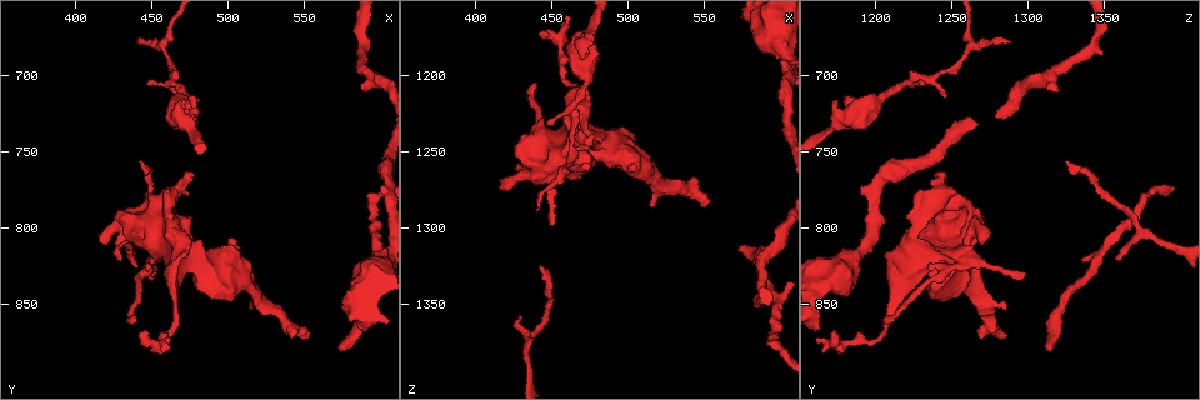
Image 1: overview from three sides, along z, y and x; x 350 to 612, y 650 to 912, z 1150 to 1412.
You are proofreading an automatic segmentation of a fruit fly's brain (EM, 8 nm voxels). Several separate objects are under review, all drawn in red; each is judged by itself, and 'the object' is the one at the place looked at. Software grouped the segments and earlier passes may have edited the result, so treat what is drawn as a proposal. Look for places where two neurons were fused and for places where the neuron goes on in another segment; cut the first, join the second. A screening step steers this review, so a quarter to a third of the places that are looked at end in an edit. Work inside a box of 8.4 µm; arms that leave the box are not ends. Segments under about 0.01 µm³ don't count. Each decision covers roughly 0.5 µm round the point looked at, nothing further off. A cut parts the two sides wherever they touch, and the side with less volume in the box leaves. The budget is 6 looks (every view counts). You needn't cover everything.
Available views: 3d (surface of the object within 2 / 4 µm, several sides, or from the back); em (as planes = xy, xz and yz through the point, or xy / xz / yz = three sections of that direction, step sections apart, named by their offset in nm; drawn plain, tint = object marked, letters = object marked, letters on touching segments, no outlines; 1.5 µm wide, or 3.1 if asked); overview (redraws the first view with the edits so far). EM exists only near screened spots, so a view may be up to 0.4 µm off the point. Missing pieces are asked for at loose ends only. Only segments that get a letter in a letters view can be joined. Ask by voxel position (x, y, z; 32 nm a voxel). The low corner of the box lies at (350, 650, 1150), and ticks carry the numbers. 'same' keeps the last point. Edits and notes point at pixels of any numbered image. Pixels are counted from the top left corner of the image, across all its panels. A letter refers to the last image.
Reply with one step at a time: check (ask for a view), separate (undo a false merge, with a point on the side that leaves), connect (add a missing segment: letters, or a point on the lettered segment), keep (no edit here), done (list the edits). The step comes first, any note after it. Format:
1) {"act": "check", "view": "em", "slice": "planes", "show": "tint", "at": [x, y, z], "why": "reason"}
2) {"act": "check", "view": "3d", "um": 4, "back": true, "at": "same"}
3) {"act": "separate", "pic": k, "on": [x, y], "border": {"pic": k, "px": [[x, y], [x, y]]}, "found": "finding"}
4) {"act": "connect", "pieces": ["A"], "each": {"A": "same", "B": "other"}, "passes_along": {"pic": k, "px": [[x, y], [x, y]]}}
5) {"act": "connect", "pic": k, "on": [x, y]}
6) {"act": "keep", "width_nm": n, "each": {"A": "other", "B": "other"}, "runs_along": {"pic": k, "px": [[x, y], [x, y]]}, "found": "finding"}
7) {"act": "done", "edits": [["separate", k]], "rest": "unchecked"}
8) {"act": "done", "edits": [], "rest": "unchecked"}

{"act": "check", "view": "em", "slice": "planes", "show": "tint", "at": [444, 868, 1172], "why": "thin end"}

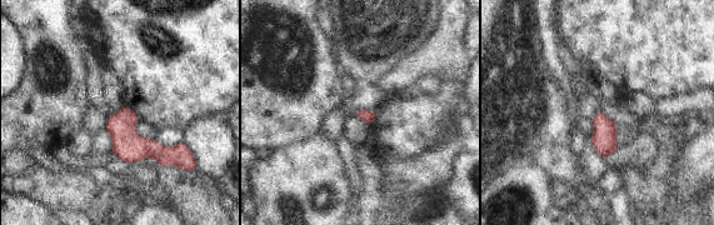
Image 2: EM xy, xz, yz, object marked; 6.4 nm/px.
{"act": "check", "view": "em", "slice": "planes", "show": "letters", "at": "same", "why": "what lies round it"}

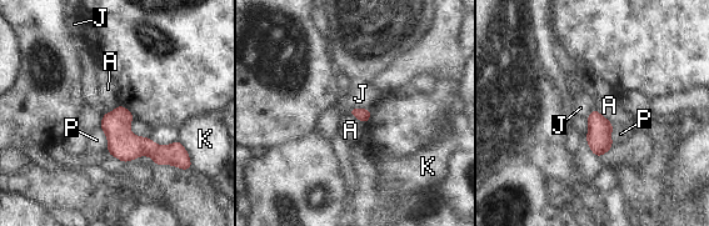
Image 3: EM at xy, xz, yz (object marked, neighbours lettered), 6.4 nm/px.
{"act": "keep", "longest_contact_nm": ["A", 160], "each": {"A": "other", "J": "other", "K": "other", "P": "other"}, "border": {"pic": 3, "px": [[370, 110], [351, 108], [348, 111]]}, "found": "none of them fits"}

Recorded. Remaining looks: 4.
{"act": "check", "view": "3d", "um": 4, "at": [446, 704, 1232], "why": "free end"}

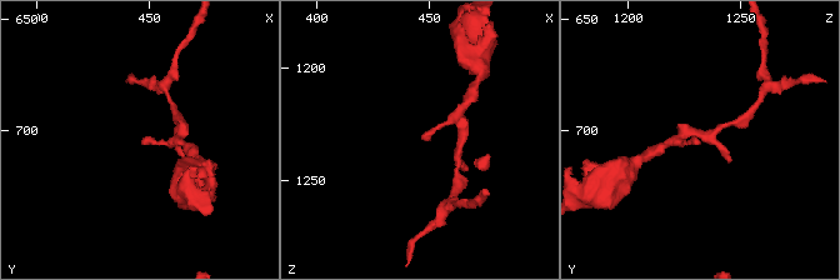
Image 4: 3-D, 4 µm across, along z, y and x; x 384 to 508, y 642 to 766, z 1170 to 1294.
{"act": "check", "view": "em", "slice": "planes", "show": "letters", "at": [447, 704, 1232], "why": "now the EM"}

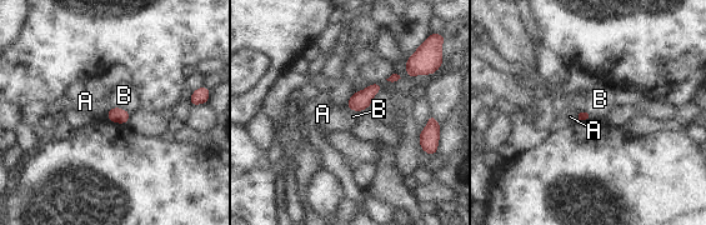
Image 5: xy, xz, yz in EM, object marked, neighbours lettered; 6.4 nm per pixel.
{"act": "keep", "longest_contact_nm": ["B", 150], "each": {"A": "other", "B": "other"}, "found": "none of them fits"}

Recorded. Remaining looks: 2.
{"act": "check", "view": "em", "slice": "planes", "show": "letters", "at": [448, 822, 1266], "why": "thick turns thin"}

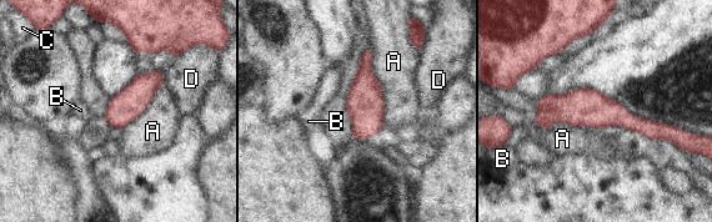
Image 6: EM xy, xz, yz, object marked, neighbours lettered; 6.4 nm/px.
{"act": "keep", "width_nm": 190, "each": {"A": "other", "B": "other", "C": "other", "D": "other"}, "found": "one neuron here"}

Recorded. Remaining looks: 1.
{"act": "done", "edits": [], "rest": "unchecked"}

